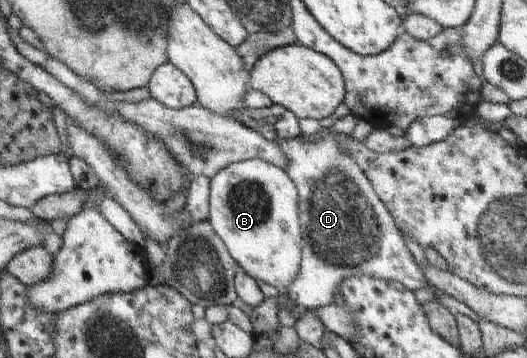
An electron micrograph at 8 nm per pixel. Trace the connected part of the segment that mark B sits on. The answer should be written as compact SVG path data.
M248 159L219 170L209 181L208 222L226 245L230 256L241 270L254 280L274 286L280 293L298 276L301 263L301 226L299 223L299 194L294 181L283 168L260 159Z

